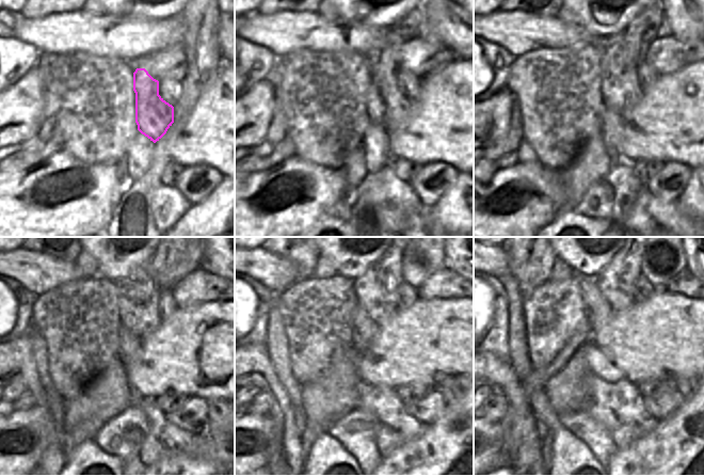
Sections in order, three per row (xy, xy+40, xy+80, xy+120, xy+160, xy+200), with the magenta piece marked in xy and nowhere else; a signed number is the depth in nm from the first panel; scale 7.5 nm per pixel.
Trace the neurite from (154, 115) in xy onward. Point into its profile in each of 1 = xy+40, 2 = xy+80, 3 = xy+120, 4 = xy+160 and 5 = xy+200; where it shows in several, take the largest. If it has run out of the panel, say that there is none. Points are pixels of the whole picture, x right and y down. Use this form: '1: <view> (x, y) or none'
1: xy+40 (386, 105)
2: xy+80 (621, 53)
3: xy+120 (139, 294)
4: xy+160 (377, 290)
5: xy+200 (617, 282)

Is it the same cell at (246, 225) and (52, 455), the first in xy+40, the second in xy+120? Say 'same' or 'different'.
different

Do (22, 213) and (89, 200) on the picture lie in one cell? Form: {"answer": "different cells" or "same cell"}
{"answer": "same cell"}

